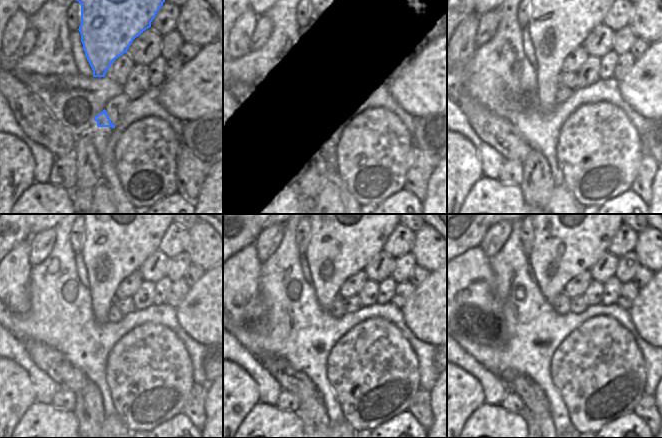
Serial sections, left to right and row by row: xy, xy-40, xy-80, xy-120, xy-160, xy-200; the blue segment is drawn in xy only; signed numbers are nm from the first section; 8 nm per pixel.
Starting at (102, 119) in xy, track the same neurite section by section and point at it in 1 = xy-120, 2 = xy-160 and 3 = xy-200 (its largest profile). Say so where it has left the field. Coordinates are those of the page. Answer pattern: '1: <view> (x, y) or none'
1: xy-120 (120, 234)
2: xy-160 (346, 234)
3: xy-200 (571, 234)

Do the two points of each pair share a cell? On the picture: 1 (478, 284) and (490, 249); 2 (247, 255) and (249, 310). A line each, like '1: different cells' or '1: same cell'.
1: different cells
2: same cell

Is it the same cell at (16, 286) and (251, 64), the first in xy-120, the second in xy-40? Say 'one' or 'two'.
two

